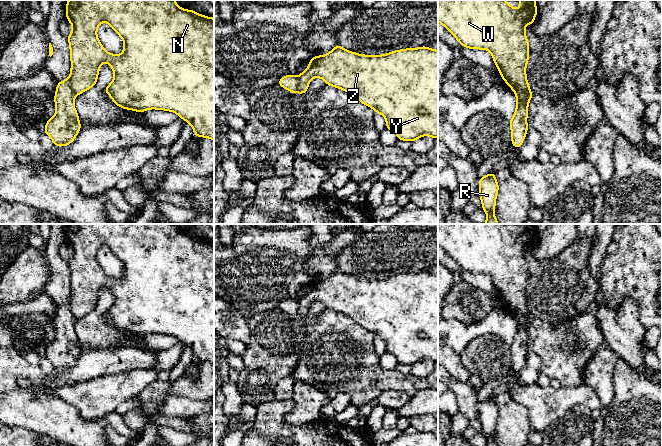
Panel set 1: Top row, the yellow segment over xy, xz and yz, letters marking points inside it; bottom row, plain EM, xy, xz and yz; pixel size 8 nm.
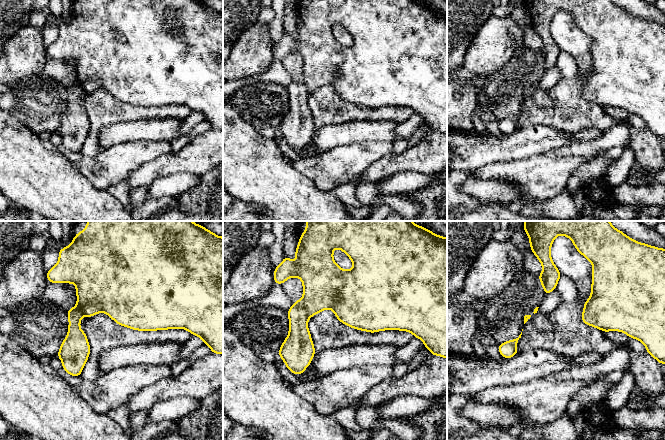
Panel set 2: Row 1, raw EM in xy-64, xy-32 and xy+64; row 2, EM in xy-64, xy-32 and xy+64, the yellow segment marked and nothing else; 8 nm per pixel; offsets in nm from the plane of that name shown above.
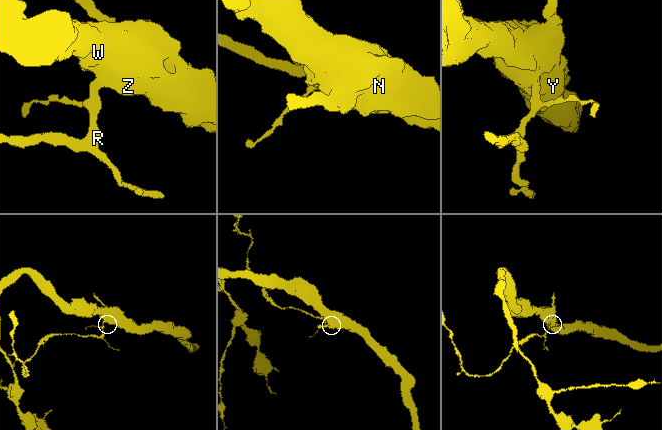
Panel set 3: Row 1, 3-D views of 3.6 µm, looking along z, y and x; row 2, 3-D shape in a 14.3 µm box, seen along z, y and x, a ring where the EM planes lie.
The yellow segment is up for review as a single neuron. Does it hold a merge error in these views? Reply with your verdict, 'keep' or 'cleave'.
cleave

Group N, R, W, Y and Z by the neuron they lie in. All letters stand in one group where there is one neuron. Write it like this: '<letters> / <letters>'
N W Y Z / R

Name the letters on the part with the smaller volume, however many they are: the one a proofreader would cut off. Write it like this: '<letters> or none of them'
R

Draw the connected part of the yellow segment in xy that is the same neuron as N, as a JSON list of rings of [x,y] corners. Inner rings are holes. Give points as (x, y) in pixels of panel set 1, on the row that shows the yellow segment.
[[[69,0],[66,4],[66,18],[72,24],[72,32],[68,41],[70,46],[71,71],[70,86],[76,95],[92,88],[98,78],[100,66],[106,62],[111,65],[114,78],[104,89],[113,102],[124,109],[144,112],[149,109],[167,110],[179,115],[189,123],[197,137],[206,137],[214,141],[214,18],[200,15],[193,10],[185,10],[174,0]],[[102,23],[108,23],[111,28],[123,39],[124,49],[120,55],[108,53],[97,38],[97,28]]]

